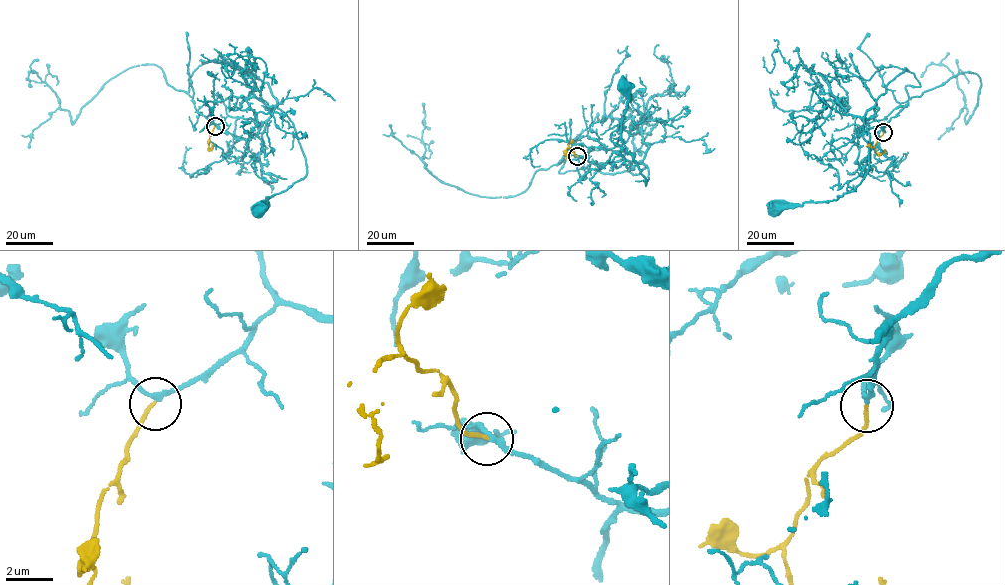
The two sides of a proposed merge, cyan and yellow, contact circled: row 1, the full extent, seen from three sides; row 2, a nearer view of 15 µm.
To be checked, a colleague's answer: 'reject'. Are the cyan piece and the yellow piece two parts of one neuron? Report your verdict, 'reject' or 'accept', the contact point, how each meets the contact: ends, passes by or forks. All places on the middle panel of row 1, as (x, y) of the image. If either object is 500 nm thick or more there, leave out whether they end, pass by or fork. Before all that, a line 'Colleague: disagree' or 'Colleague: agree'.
Colleague: disagree
accept; at (577, 156); cyan passes by; yellow ends there

